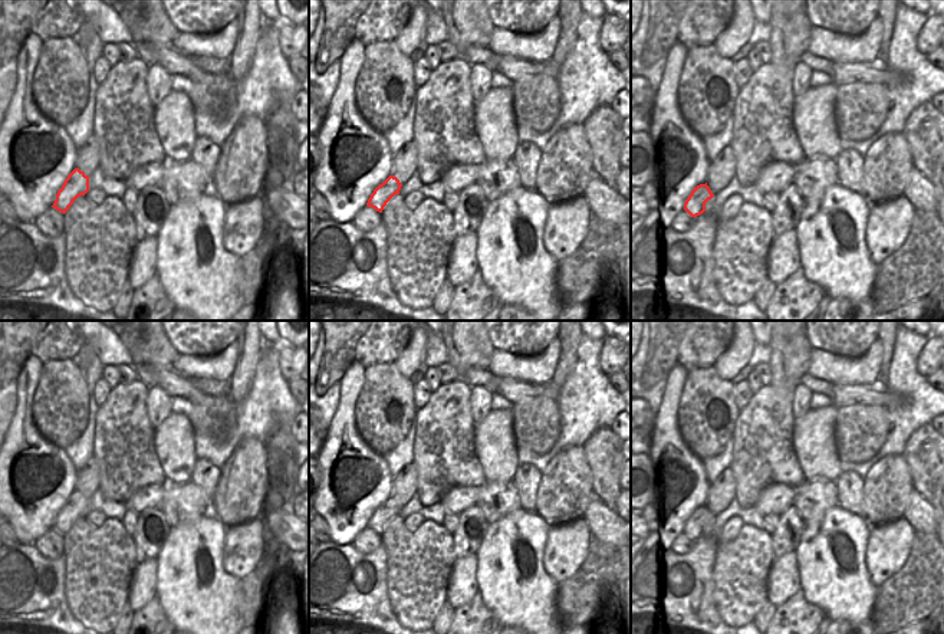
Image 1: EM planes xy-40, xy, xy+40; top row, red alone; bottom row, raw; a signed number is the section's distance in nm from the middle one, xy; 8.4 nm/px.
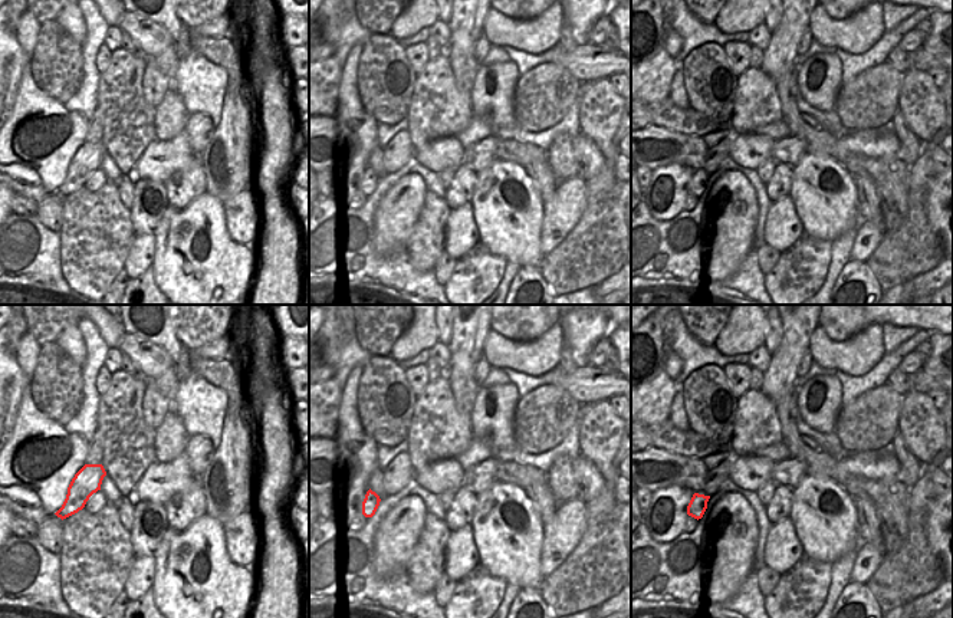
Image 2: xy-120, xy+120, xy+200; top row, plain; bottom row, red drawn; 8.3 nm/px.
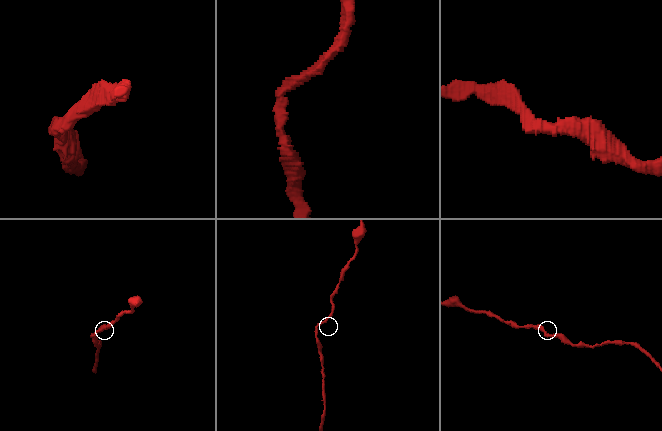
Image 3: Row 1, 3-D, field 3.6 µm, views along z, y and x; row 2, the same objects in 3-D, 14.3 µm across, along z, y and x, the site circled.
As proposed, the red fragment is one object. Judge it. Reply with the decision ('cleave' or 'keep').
keep

